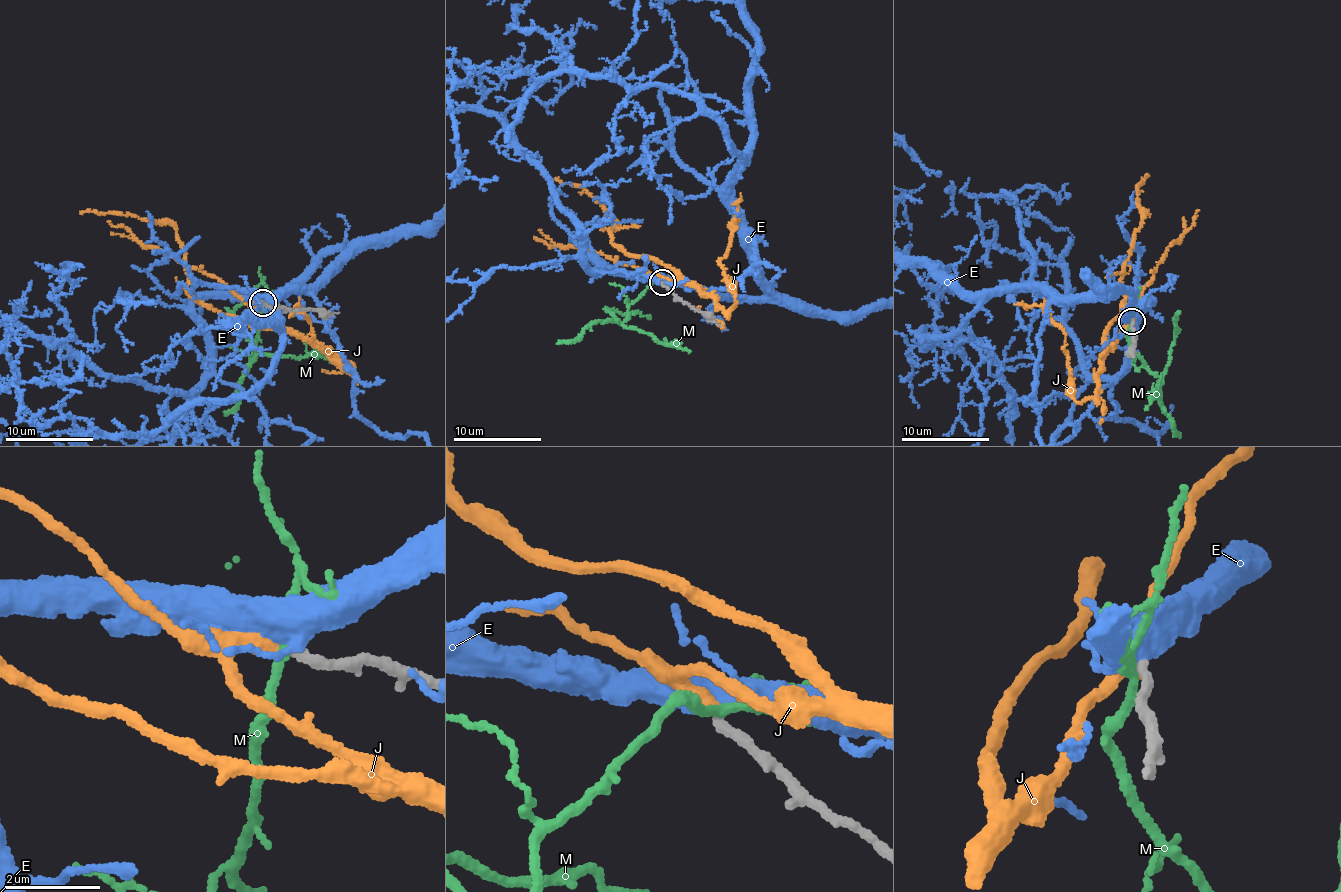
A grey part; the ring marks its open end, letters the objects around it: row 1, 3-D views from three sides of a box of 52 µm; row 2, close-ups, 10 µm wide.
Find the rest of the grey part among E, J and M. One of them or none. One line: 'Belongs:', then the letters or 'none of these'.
Belongs: J

